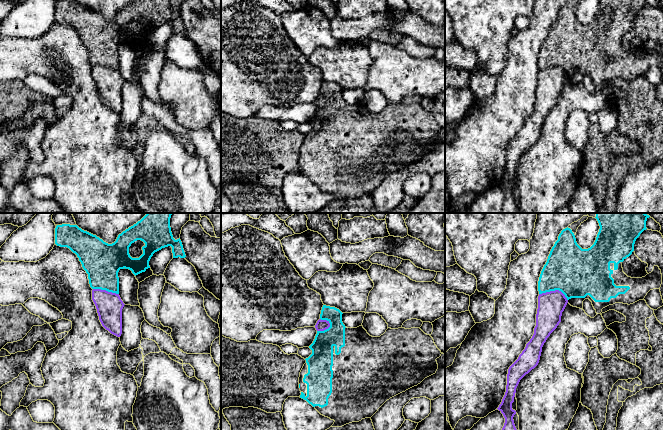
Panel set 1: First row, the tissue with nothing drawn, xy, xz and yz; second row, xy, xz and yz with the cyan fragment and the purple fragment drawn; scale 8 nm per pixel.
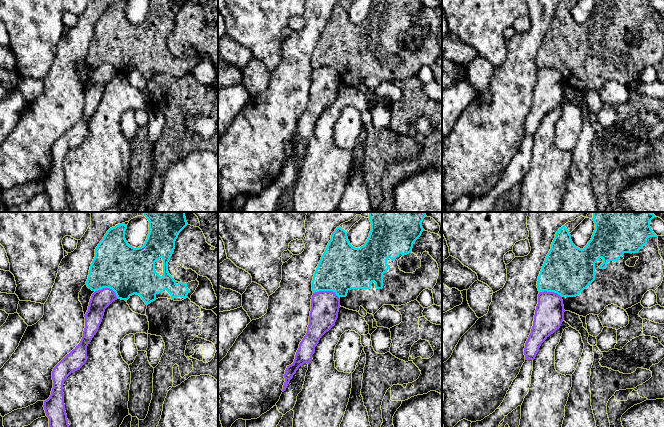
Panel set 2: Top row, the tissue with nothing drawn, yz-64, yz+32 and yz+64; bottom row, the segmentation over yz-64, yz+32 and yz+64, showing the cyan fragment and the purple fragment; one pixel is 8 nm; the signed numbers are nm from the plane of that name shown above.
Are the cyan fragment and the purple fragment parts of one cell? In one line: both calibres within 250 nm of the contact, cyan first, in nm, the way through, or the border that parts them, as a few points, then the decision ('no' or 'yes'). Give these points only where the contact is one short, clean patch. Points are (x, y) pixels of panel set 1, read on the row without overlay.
calibres 400 and 220 nm; border yz (539, 69), (559, 66), (567, 76); no

